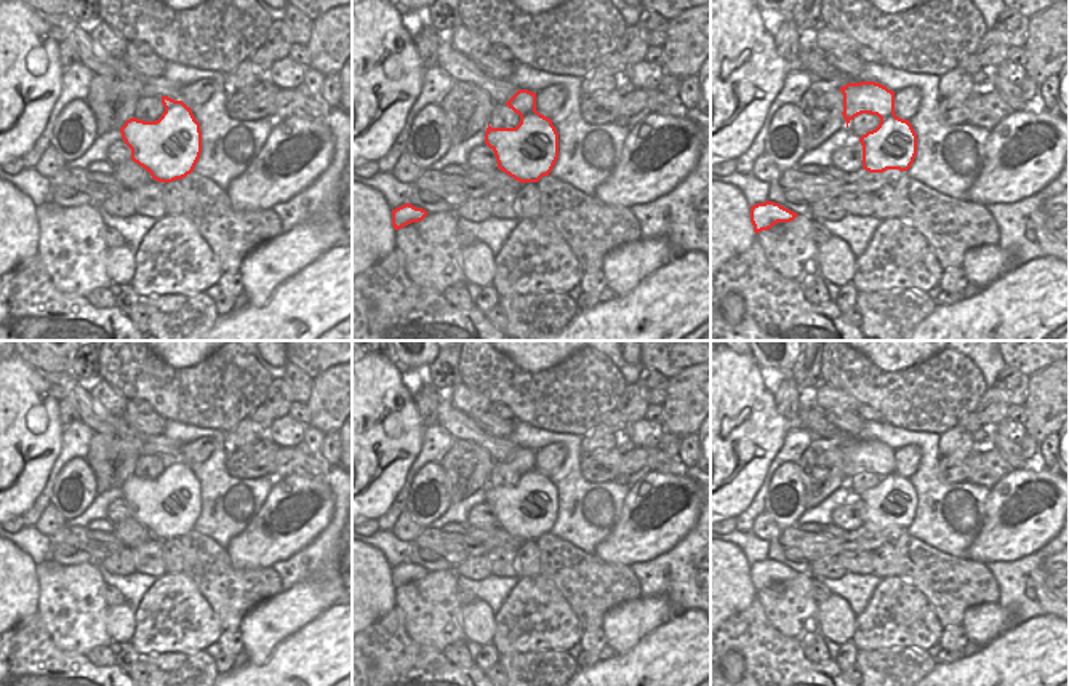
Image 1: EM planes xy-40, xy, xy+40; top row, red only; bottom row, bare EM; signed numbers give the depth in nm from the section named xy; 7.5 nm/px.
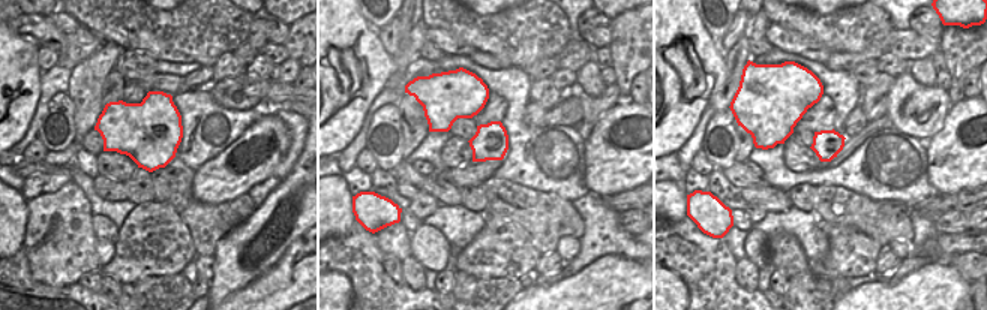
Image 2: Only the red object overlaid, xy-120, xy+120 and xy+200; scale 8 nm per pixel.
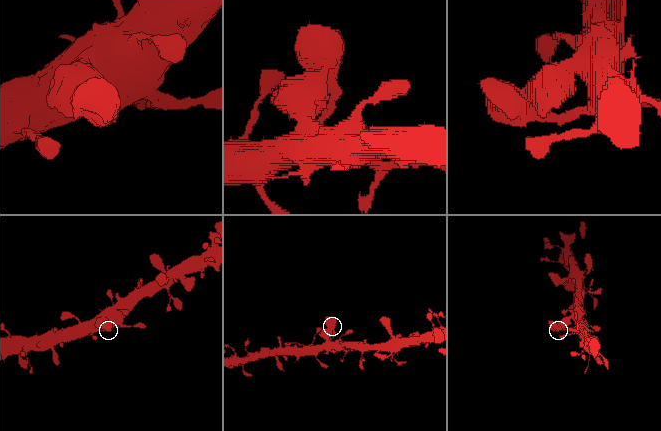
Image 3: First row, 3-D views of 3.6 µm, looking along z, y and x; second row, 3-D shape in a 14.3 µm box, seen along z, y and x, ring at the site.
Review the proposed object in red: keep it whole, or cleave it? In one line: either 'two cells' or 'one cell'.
one cell

